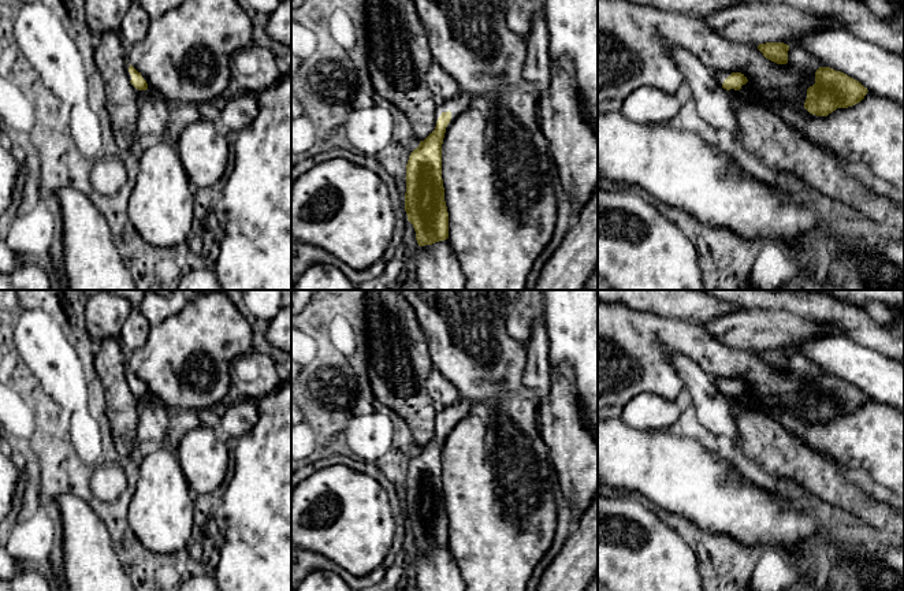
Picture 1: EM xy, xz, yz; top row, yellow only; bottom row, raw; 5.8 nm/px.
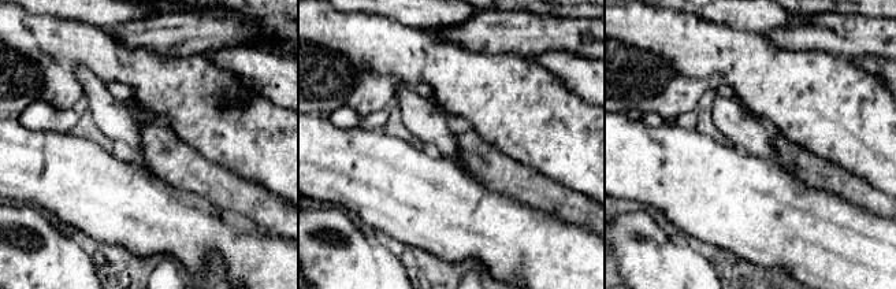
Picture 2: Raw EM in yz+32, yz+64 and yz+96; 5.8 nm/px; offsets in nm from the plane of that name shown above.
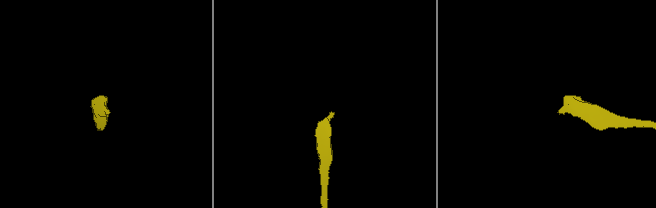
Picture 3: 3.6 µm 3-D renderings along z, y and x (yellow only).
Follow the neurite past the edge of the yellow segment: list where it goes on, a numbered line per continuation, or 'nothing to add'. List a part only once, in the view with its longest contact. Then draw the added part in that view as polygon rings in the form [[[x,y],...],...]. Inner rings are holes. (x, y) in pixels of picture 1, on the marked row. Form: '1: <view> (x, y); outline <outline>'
1: xz (458, 106); outline [[[460,94],[460,97],[455,98],[455,100],[449,100],[446,103],[436,104],[435,127],[436,127],[436,122],[438,122],[439,116],[443,112],[450,111],[451,112],[451,119],[450,119],[450,123],[447,124],[447,127],[446,127],[446,130],[447,130],[450,127],[451,122],[468,108],[469,103],[470,103],[470,96],[469,94]]]

